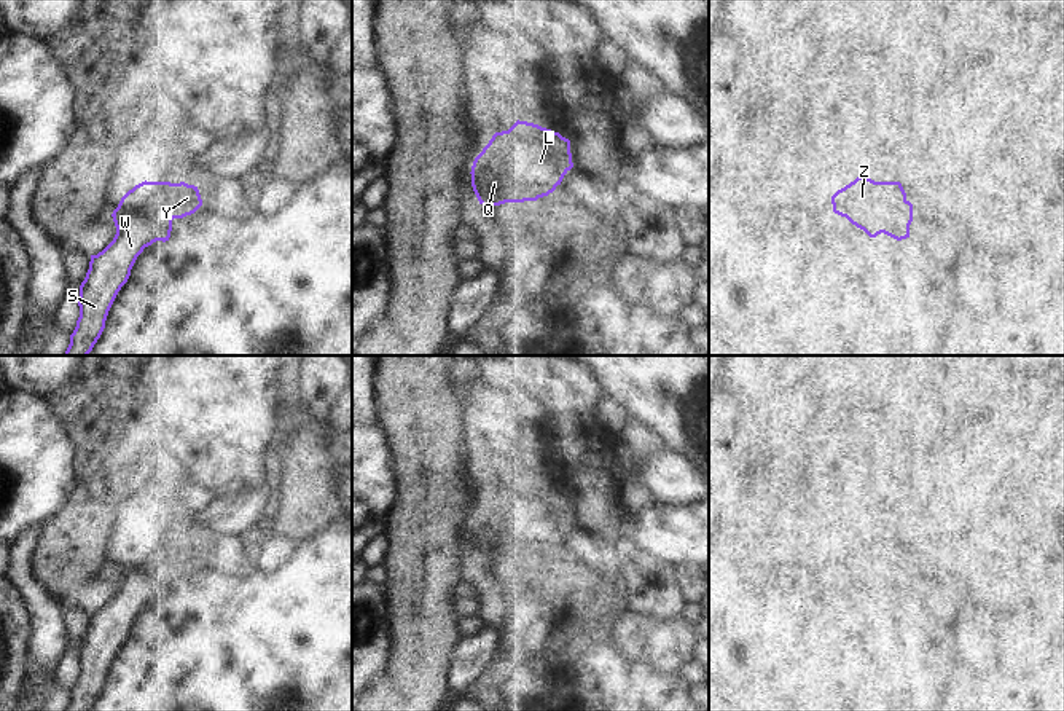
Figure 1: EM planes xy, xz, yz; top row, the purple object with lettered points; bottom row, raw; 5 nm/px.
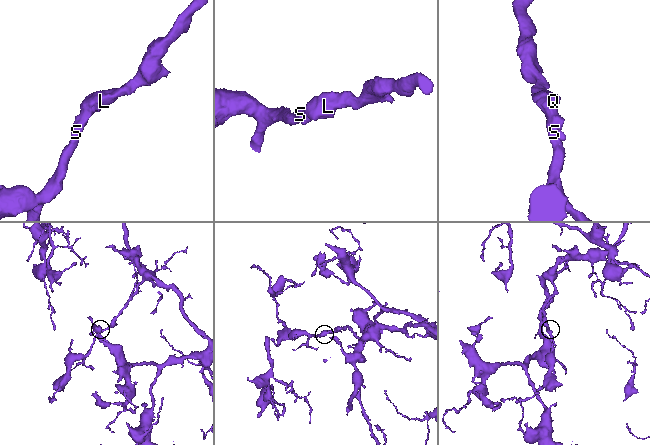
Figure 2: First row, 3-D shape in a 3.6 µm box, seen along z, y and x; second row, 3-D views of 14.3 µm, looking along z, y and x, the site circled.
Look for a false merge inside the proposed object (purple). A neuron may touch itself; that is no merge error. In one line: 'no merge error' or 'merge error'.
no merge error

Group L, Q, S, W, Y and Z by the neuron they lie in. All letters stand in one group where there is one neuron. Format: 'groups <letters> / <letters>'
groups L Q S W Y Z

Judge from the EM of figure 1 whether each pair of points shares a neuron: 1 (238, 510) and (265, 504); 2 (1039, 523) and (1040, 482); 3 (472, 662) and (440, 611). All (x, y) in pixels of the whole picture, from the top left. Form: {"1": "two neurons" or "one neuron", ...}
{"1": "one neuron", "2": "one neuron", "3": "two neurons"}

